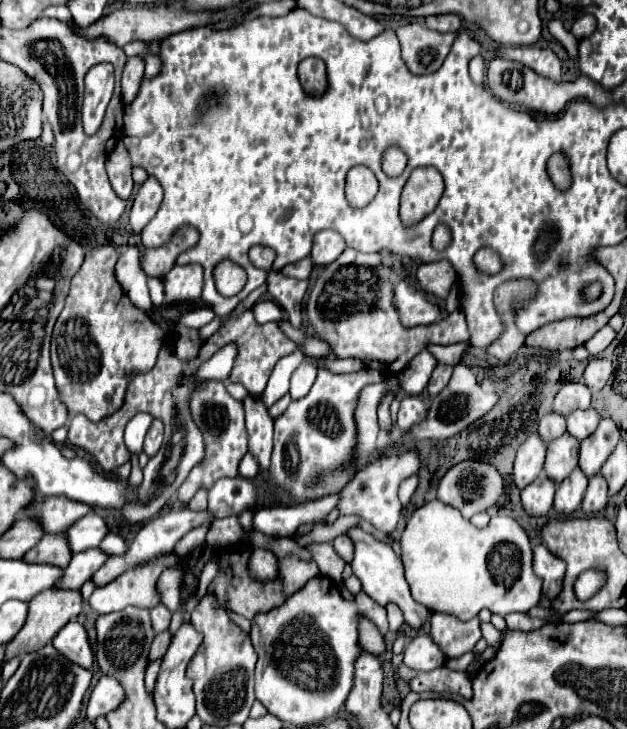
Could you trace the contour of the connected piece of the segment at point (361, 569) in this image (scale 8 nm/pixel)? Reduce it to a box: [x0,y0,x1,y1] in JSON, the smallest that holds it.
[348,527,432,629]

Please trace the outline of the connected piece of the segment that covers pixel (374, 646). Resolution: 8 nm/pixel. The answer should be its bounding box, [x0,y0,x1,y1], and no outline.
[360,619,386,657]

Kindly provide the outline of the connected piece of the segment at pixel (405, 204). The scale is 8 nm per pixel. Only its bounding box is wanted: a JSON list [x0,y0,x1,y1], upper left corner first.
[400,167,442,225]

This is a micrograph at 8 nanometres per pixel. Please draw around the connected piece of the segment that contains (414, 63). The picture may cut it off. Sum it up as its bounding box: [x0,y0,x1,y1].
[396,22,456,75]

